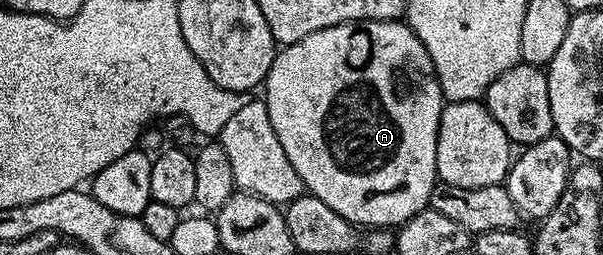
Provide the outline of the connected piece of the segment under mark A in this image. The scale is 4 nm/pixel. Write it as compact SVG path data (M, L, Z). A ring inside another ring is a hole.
M362 19L354 23L340 23L337 27L327 27L310 33L297 43L281 46L270 65L270 73L262 84L262 98L268 106L270 125L274 125L274 133L278 133L278 141L282 144L282 149L286 149L286 157L290 165L294 165L294 173L298 173L298 177L303 181L307 194L318 197L318 201L326 201L326 205L330 205L334 213L346 217L346 221L364 229L396 229L431 204L432 190L436 188L438 182L436 134L446 96L440 88L436 70L430 61L430 53L426 53L426 45L418 41L418 37L409 29L407 22L391 19Z

